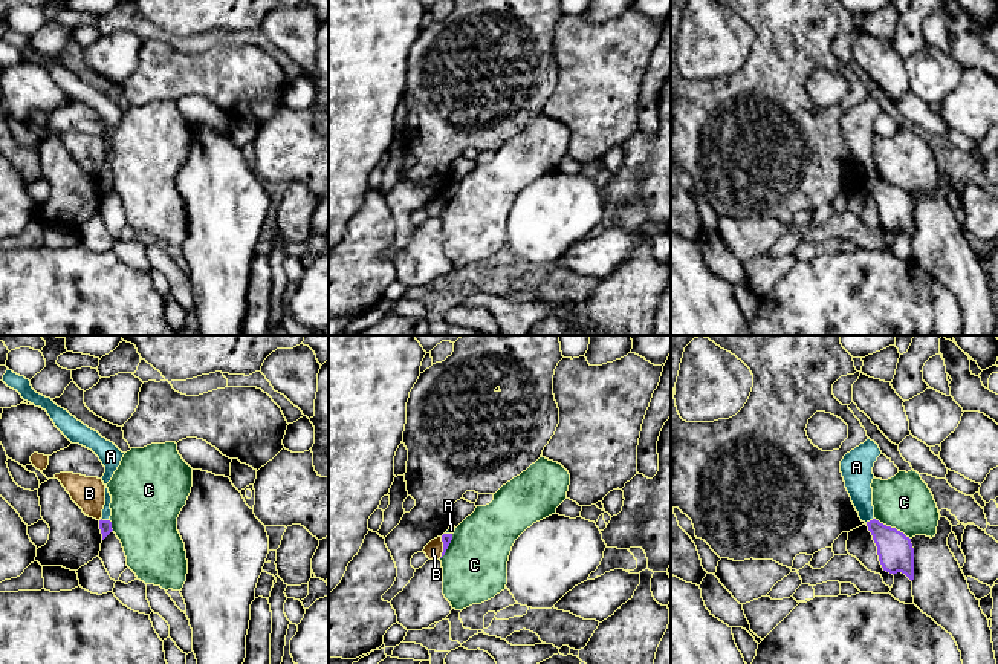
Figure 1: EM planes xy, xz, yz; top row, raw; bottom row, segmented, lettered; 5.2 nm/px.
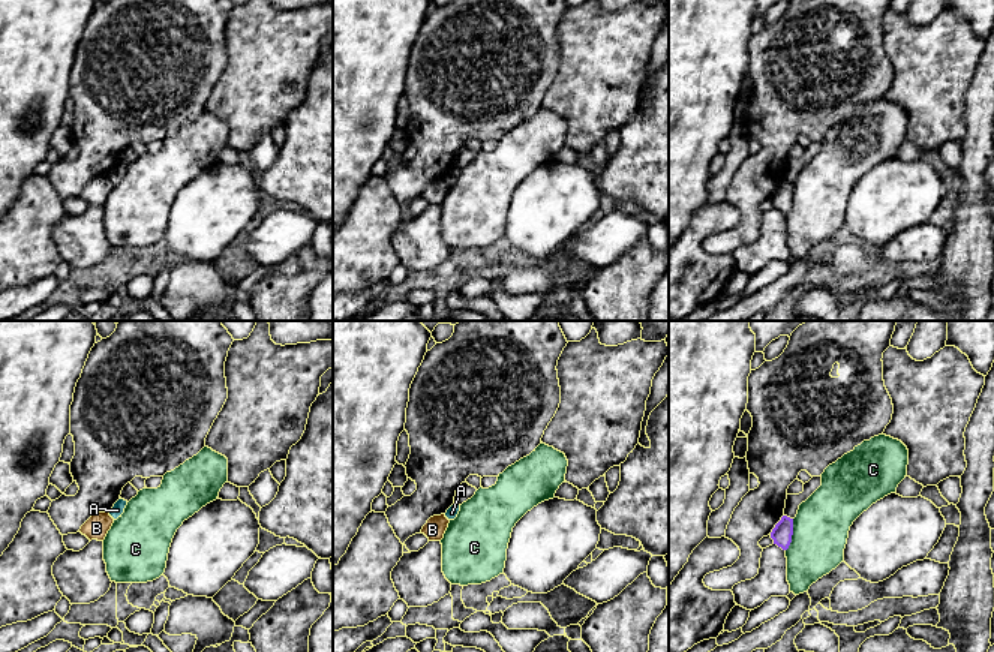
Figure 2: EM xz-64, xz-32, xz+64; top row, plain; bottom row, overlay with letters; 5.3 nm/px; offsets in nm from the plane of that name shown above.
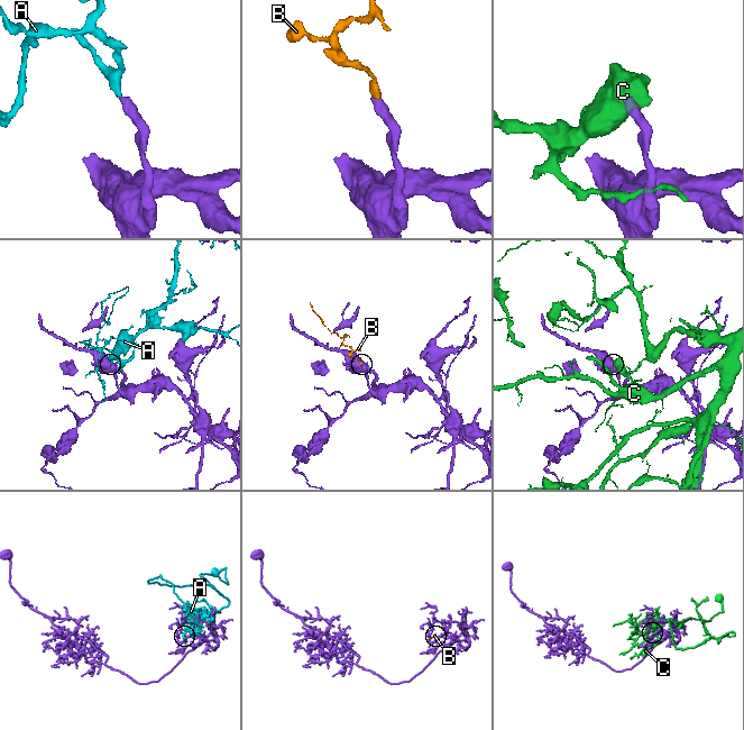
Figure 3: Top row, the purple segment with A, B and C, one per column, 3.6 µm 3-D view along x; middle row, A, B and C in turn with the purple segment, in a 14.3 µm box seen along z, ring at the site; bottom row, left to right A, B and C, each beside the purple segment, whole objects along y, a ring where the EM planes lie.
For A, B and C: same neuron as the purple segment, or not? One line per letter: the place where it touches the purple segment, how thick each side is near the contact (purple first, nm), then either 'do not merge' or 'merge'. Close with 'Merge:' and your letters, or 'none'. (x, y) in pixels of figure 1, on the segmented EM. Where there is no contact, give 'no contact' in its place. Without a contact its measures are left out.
A: contact xy (106, 520); calibres 60 and 50 nm; do not merge
B: contact xz (443, 548); calibres 50 and 90 nm; do not merge
C: contact yz (893, 528); calibres 190 and 280 nm; do not merge
Merge: none

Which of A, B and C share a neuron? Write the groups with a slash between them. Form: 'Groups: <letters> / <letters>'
Groups: A / B / C

